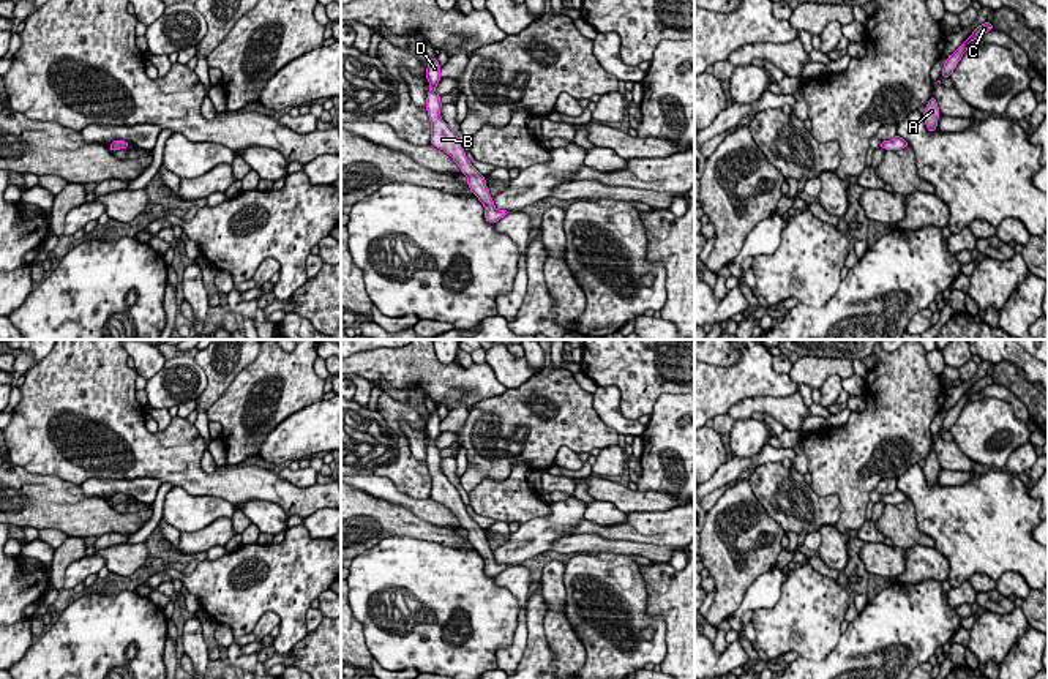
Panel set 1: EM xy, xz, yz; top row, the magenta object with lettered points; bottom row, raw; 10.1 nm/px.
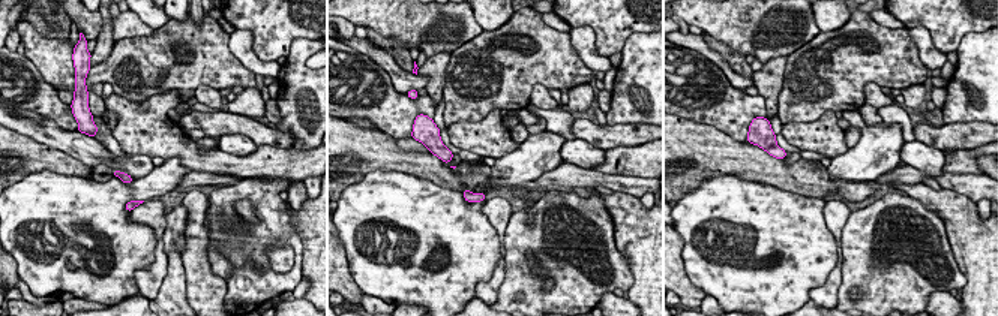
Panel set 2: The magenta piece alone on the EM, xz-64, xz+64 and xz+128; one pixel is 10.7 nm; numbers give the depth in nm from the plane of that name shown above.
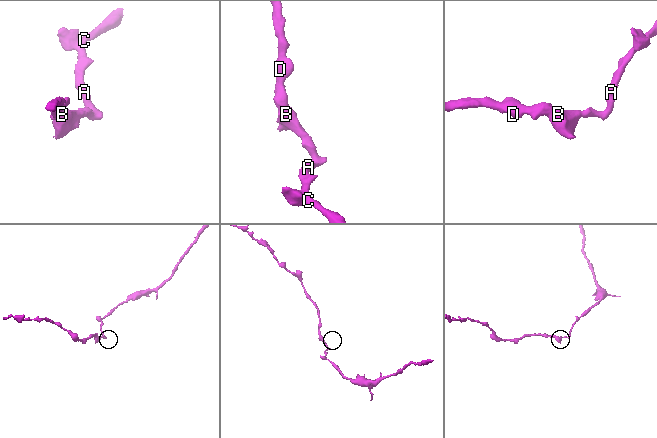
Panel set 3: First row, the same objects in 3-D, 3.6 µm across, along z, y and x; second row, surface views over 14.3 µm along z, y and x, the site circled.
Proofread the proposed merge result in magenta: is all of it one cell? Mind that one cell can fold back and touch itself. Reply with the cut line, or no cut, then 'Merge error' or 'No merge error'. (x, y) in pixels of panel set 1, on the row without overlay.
No split. No merge error

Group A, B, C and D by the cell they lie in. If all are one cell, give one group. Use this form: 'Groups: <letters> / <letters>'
Groups: A B C D

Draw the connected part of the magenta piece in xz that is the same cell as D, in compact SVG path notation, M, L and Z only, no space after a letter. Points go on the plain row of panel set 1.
M437 411L429 412L426 422L426 433L429 436L429 445L426 452L426 464L431 475L431 499L444 504L453 512L461 526L467 531L467 540L478 551L485 561L485 573L496 576L503 572L508 565L497 564L486 540L485 529L480 527L467 513L464 502L461 501L459 490L442 474L440 471L440 448L436 445L436 439L440 436L440 423Z

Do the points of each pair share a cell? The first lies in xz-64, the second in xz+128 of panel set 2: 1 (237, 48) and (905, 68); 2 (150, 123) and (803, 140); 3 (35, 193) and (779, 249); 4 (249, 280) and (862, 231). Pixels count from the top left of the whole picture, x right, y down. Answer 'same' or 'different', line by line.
1: different
2: same
3: same
4: same

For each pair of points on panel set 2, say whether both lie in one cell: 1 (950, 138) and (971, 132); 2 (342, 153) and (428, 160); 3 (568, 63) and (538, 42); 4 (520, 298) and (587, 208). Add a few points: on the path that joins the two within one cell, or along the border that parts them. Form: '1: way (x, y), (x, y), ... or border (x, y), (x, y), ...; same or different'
1: way (955, 137), (967, 135); same
2: way (363, 156), (387, 156), (407, 160); same
3: way (560, 63), (545, 50); same
4: way (542, 276), (574, 244), (574, 235), (578, 231); same

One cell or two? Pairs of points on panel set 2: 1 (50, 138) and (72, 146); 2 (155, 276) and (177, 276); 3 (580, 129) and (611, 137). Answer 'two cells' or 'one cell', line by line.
1: one cell
2: two cells
3: one cell

